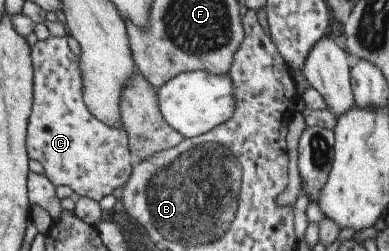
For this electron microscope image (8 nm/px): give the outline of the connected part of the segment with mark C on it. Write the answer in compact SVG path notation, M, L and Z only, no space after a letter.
M49 36L46 40L37 41L34 46L31 47L31 60L33 60L33 102L32 111L28 118L26 126L26 151L28 157L31 160L38 160L43 166L47 176L55 186L69 186L73 192L77 192L80 197L89 197L93 200L100 202L100 200L107 195L111 195L115 188L119 186L125 186L132 173L131 167L131 152L128 144L128 134L124 129L124 126L109 126L108 123L101 122L99 118L95 118L92 112L89 110L85 100L83 98L83 78L81 78L81 70L79 70L79 56L75 55L69 48L67 36L54 37Z

